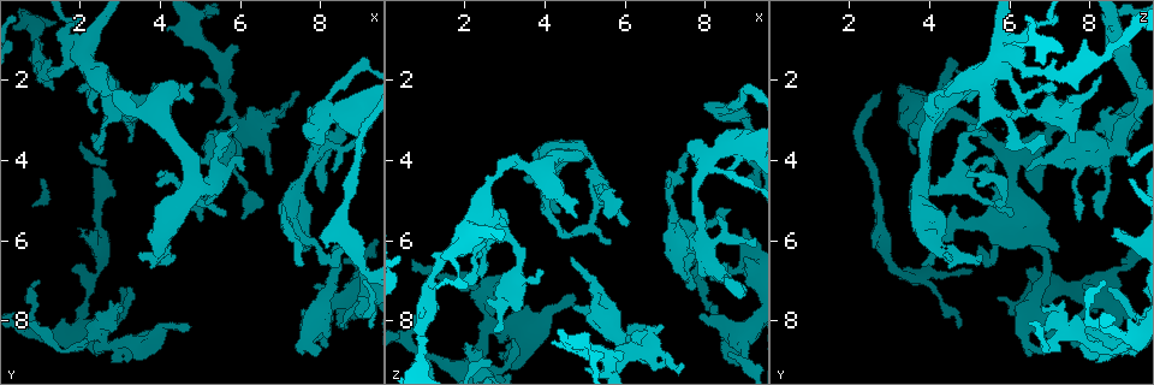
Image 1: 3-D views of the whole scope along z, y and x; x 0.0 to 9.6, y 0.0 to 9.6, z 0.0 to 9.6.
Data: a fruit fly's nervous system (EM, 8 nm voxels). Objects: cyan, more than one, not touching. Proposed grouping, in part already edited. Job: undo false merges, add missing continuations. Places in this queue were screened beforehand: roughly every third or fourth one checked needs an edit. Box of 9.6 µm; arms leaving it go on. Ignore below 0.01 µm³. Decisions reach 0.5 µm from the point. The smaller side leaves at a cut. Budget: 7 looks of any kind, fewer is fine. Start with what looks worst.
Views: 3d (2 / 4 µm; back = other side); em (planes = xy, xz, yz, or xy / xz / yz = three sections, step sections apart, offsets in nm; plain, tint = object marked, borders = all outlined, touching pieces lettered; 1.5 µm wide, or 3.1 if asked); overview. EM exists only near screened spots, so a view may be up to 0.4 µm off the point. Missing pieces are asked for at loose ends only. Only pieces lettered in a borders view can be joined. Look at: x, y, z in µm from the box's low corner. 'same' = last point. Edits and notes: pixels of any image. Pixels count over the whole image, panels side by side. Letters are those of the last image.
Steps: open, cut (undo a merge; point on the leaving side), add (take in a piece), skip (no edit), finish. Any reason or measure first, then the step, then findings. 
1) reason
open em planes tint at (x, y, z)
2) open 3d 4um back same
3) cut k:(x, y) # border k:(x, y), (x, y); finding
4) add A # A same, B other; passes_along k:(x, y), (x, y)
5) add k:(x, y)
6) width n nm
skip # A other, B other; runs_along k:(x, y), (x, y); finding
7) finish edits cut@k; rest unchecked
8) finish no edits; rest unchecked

an open end
open em xz step 4 borders at (7.60, 7.75, 7.05)

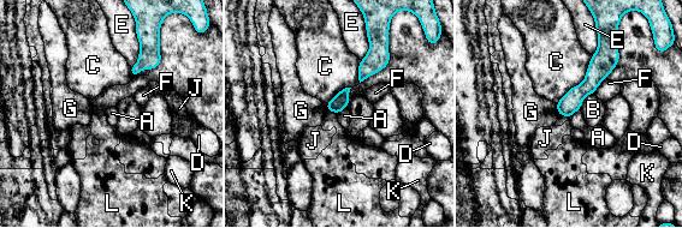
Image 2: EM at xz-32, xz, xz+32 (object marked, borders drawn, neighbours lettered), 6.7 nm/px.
cut it another way
open em planes borders same

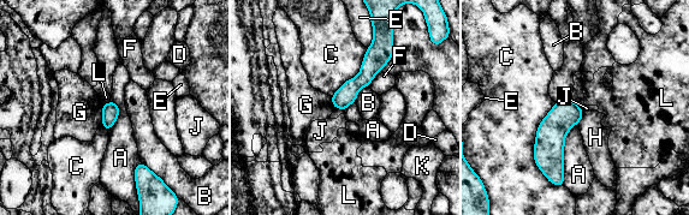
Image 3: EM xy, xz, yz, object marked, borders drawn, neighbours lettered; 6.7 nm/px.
skip # A other, B other, C other, D other, E other, F other, G other, H other, J other, K other, L other; runs_along 3:(382, 45), (368, 72), (337, 105); none of them fits

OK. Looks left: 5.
three-way junction
open 3d 4um at (4.85, 4.65, 3.75)

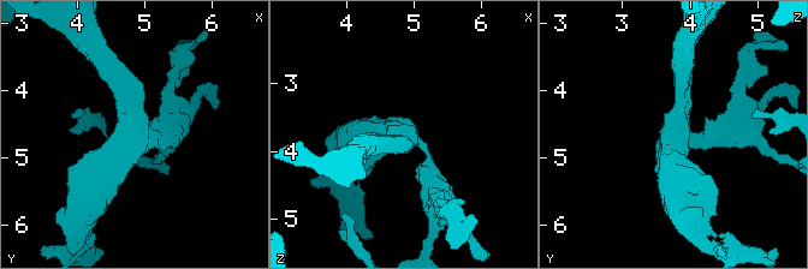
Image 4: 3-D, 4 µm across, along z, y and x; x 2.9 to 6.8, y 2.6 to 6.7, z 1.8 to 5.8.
arms 3; arm_widths 220, 280, 550 nm
open em planes borders at (4.80, 4.60, 3.80)

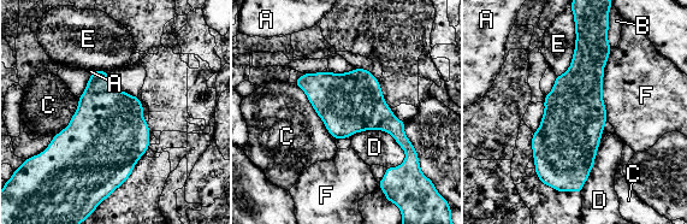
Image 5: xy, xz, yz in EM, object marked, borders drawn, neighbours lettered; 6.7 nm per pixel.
skip # A other, B other, C other, D other, E other, F other; border 5:(294, 82), (304, 93), (335, 140); continuous, no second neuron

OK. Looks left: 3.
tapers out
open em xz step 4 tint at (5.60, 5.35, 6.10)

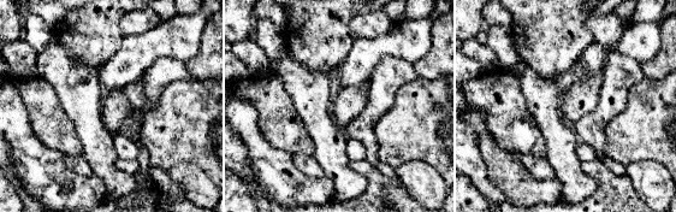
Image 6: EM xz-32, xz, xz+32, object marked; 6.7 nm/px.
open em planes borders same

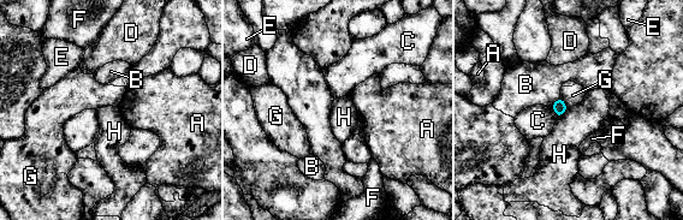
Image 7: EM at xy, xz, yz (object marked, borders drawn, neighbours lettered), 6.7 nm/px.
width 90 nm
skip # A other, B other, C other, D other, E other, F other, G other, H other; border 7:(568, 108), (557, 118); no lettered piece goes on from it

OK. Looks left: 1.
finish no edits; rest unchecked

